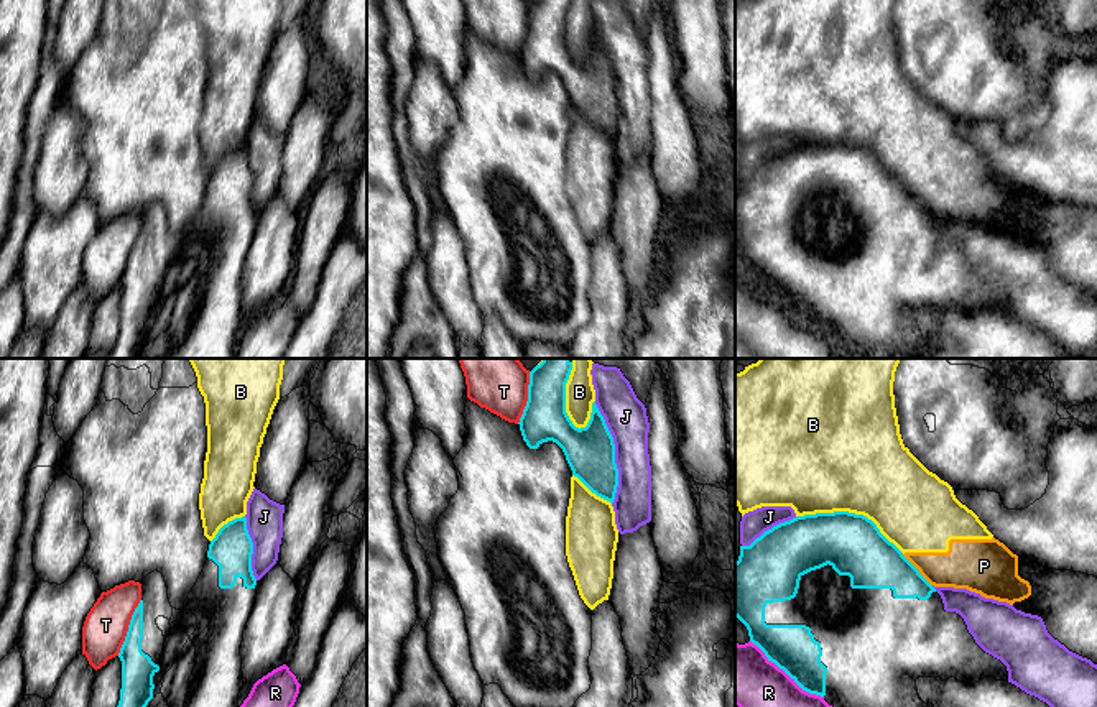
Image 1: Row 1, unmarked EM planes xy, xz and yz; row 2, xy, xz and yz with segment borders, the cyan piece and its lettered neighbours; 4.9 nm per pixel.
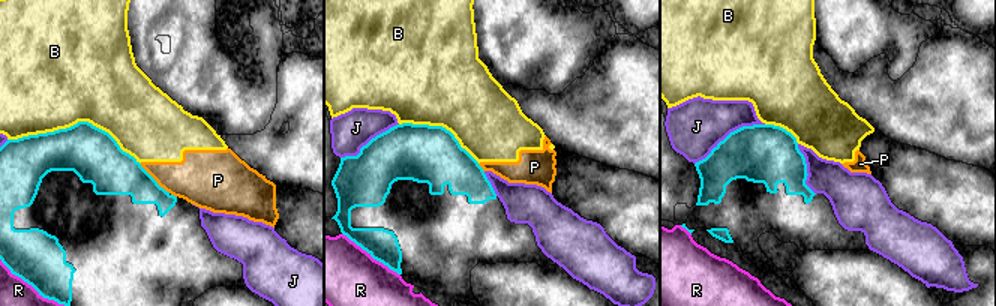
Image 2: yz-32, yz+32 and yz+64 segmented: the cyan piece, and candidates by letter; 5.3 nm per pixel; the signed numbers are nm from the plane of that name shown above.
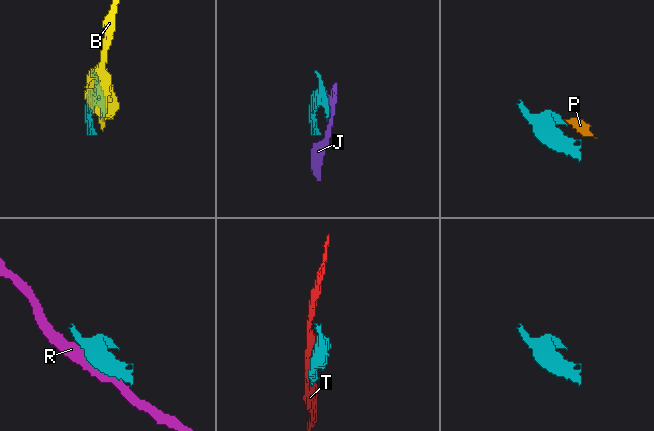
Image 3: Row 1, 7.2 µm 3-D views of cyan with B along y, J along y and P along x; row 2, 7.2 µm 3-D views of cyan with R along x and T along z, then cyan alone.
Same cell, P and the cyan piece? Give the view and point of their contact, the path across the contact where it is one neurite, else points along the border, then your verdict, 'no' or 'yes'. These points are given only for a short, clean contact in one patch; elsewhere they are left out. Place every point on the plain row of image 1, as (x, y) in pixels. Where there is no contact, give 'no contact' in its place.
yz (918, 203) | along yz (902, 186), (931, 217) | no

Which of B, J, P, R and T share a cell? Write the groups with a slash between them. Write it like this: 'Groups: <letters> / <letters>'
Groups: B P / J / R / T

